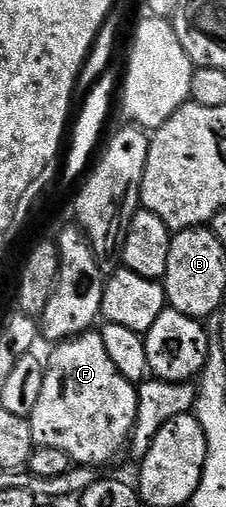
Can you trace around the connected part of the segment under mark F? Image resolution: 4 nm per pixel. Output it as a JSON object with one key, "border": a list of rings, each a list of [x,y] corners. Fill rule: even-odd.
{"border":[[[87,332],[71,338],[69,342],[60,342],[53,347],[46,371],[44,388],[40,391],[40,401],[30,413],[30,427],[35,447],[60,448],[68,452],[71,463],[79,466],[99,468],[110,462],[121,450],[125,451],[128,439],[134,429],[138,415],[138,391],[135,383],[128,381],[112,364],[108,351],[104,348],[101,333]]]}

